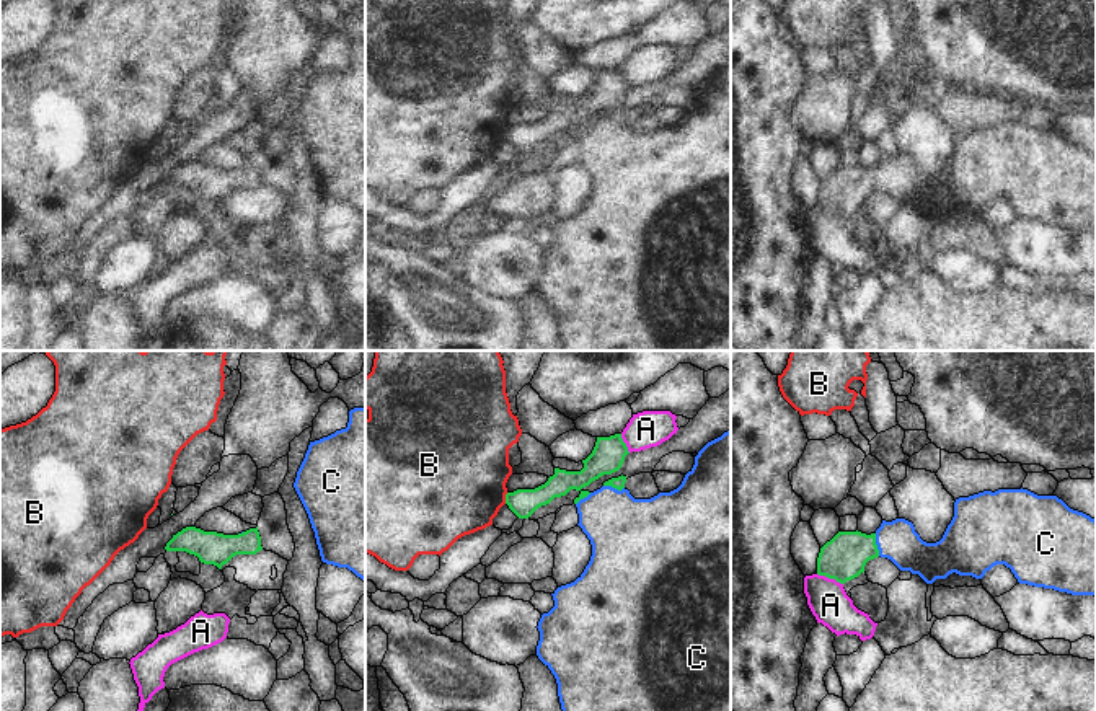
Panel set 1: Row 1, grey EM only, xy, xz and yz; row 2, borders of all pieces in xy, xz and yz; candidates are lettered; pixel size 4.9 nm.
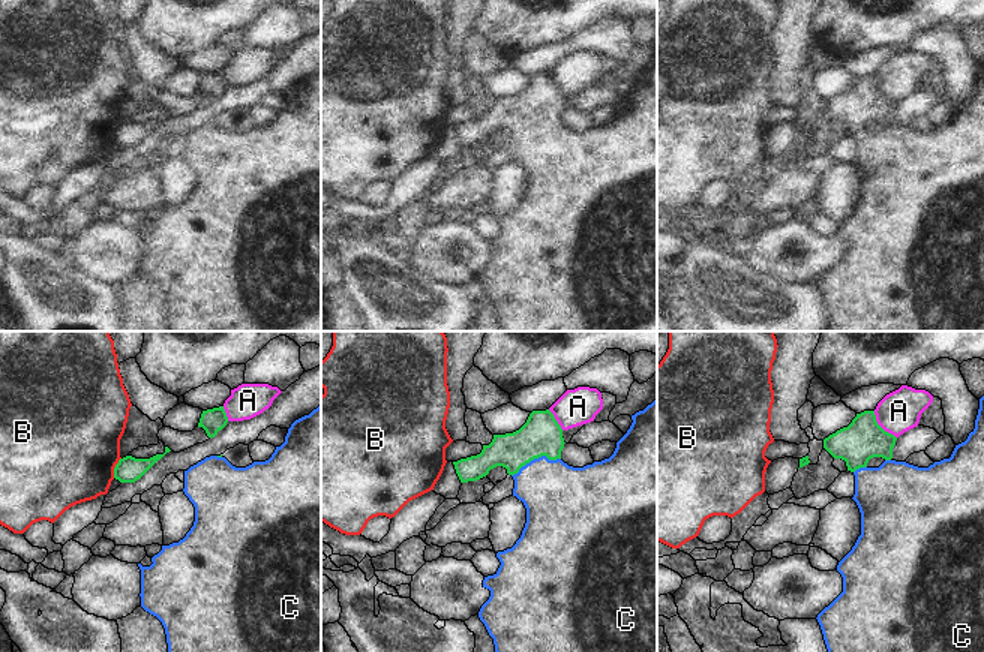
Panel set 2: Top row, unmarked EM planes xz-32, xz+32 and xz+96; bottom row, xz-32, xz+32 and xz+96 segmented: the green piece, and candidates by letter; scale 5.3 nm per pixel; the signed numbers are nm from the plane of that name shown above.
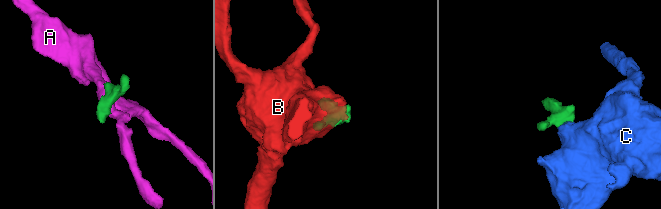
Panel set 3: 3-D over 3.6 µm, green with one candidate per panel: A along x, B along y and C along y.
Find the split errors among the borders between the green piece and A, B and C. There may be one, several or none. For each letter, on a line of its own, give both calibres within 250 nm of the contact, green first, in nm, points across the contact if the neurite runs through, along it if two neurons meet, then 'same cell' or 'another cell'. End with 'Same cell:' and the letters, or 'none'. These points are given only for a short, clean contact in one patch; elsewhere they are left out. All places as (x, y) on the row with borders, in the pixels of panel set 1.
A: 220/200 nm | another cell
B: 140/480 nm | along xz (508, 493), (504, 503) | another cell
C: 220/200 nm | across yz (844, 558), (855, 548), (876, 545), (897, 540) | same cell
Same cell: C

